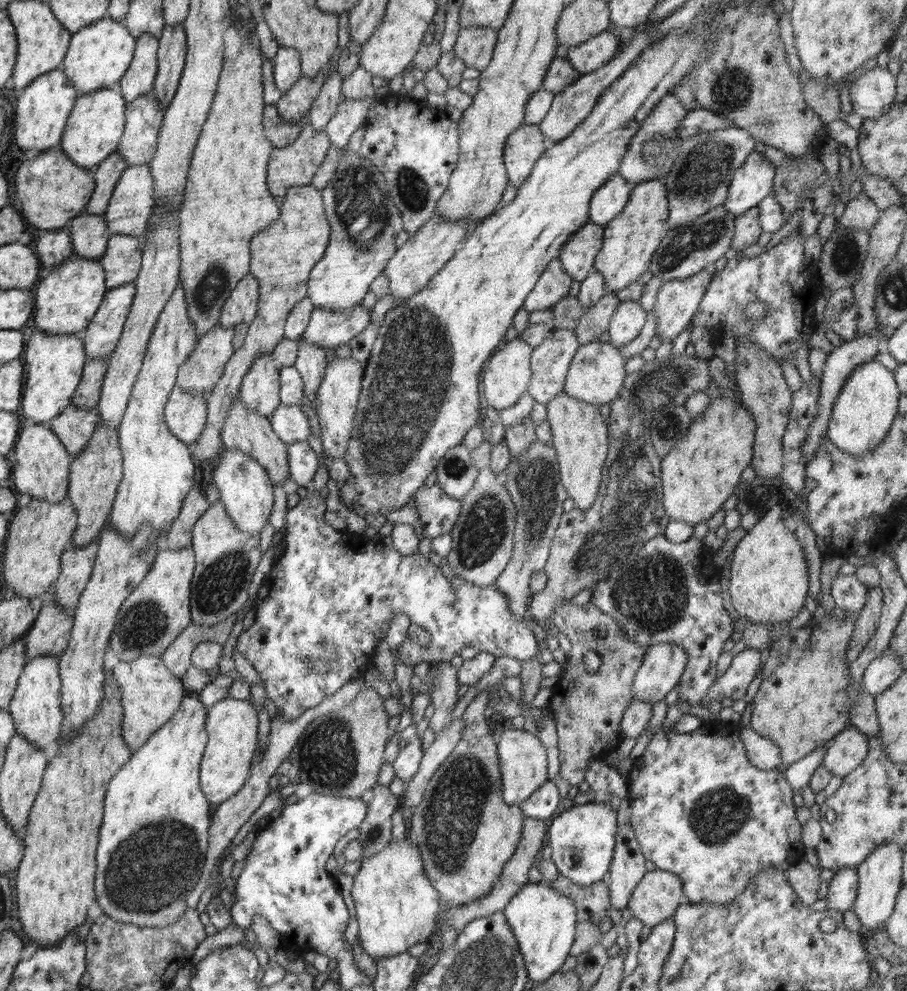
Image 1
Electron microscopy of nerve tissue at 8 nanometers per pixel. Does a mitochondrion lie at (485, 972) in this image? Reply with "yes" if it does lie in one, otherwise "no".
yes

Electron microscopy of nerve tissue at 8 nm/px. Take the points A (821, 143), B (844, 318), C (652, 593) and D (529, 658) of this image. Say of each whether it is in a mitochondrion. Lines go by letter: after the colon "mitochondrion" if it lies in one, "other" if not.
A: other
B: other
C: mitochondrion
D: other

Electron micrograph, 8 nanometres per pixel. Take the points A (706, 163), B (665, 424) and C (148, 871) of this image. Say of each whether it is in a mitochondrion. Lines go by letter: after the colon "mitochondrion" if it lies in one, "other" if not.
A: mitochondrion
B: mitochondrion
C: mitochondrion

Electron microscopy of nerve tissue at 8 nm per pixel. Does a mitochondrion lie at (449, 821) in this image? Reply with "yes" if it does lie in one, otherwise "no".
yes

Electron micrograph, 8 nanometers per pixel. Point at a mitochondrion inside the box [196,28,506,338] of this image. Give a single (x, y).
(362, 211)

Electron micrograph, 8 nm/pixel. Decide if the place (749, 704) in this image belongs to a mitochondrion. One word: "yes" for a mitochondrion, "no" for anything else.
no

